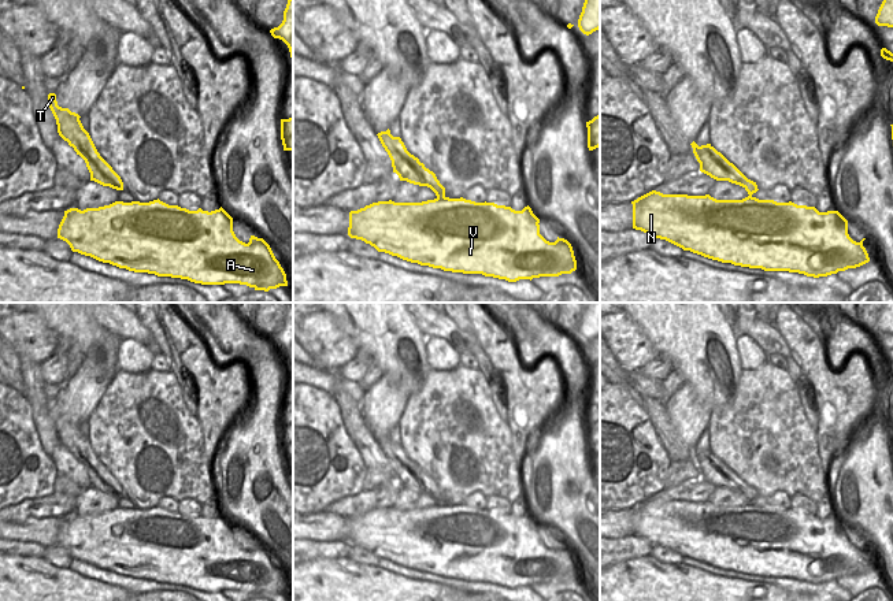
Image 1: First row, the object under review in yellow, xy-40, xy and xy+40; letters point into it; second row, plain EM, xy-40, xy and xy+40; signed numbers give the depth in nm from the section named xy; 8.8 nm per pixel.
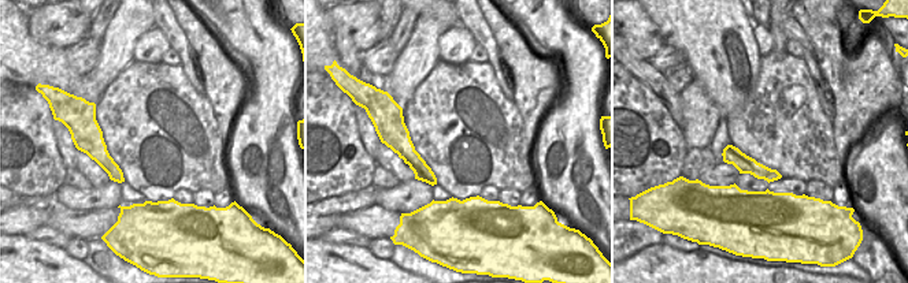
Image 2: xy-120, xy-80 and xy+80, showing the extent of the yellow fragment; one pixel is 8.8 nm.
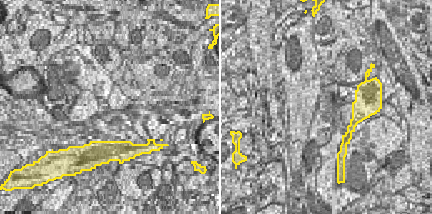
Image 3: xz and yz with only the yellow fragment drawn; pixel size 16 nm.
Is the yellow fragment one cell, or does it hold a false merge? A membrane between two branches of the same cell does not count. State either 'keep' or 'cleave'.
cleave

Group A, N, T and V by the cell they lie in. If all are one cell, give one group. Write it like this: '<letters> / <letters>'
A N V / T

